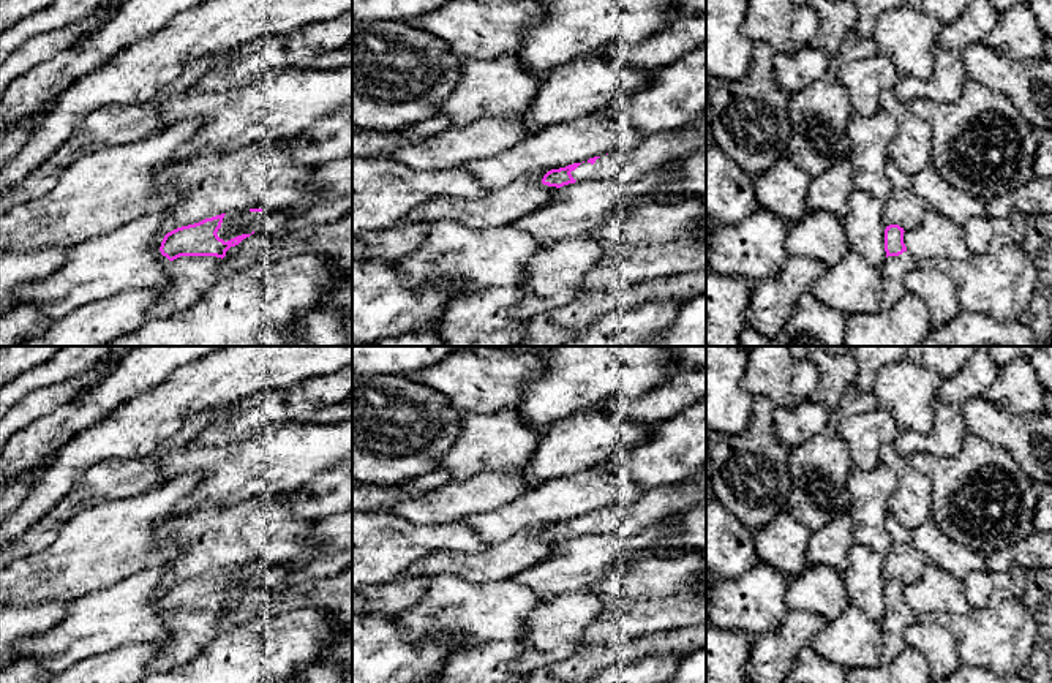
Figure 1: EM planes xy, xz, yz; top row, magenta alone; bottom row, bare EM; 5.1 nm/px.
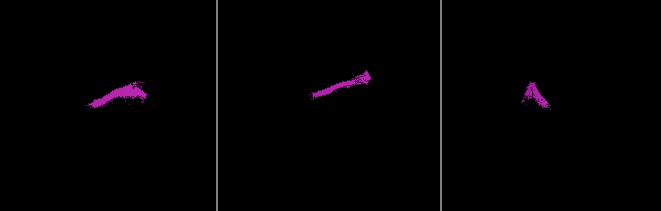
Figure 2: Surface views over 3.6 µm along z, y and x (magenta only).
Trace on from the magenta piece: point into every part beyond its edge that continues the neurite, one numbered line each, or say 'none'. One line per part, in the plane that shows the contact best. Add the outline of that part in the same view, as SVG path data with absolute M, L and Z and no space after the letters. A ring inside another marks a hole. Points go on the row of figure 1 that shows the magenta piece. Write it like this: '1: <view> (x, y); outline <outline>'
1: xy (234, 223); outline M297 206L287 210L273 210L273 212L250 212L239 210L229 212L224 215L221 228L218 229L218 237L224 242L242 236L251 234L253 228L257 226L259 231L265 236L276 236L283 231L286 221L303 212L303 206Z
2: xy (188, 277); outline M180 256L167 262L167 280L156 286L160 296L148 319L171 316L196 304L221 275L221 258Z

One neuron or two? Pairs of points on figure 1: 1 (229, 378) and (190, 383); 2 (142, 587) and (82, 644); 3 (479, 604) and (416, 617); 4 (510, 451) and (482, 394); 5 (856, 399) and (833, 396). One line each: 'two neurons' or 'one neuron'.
1: one neuron
2: one neuron
3: one neuron
4: two neurons
5: two neurons

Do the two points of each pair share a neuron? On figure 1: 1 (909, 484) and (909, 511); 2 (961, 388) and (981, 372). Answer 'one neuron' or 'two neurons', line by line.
1: one neuron
2: one neuron

